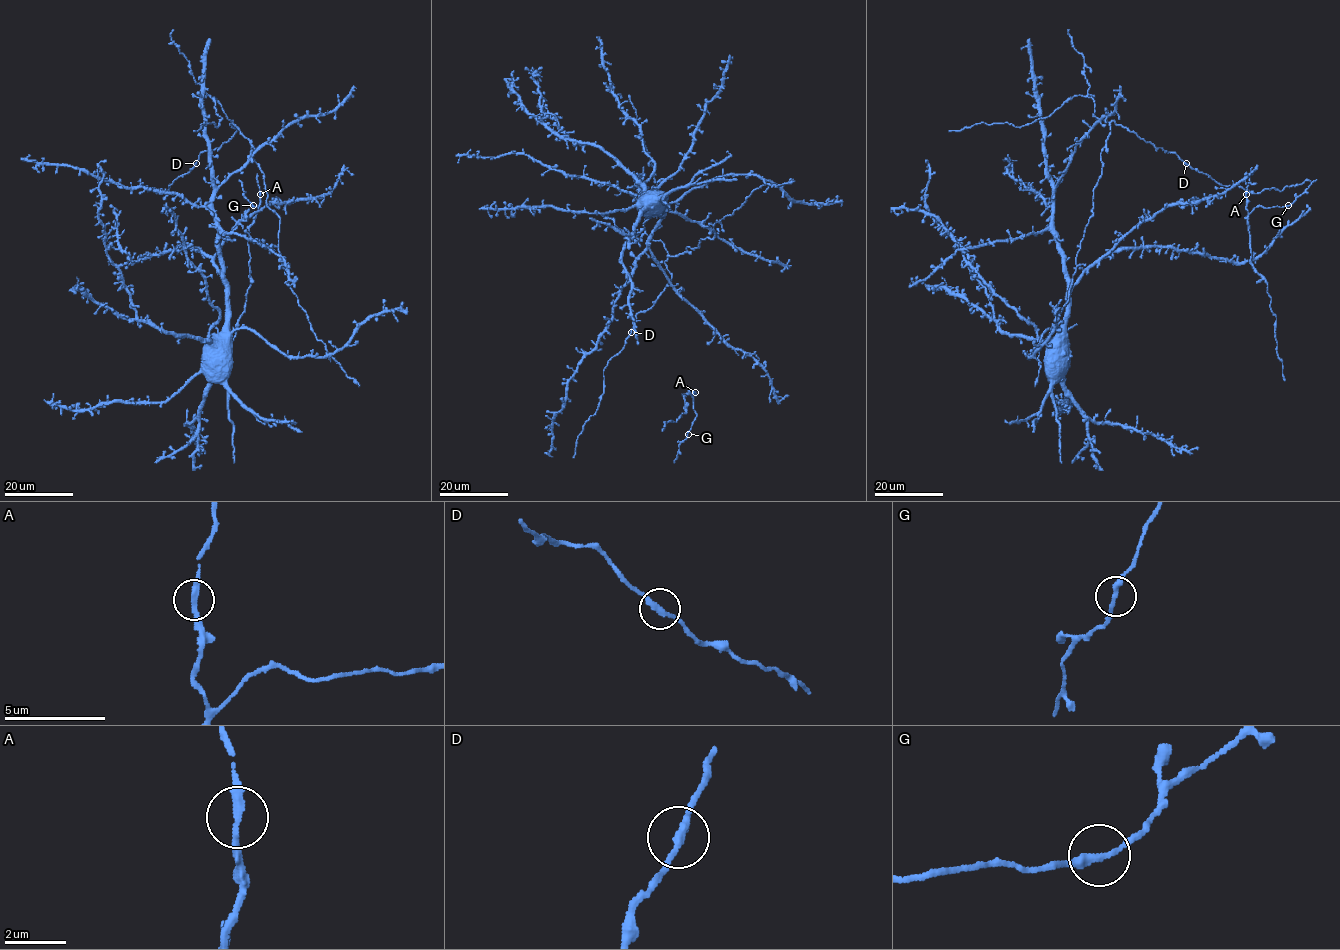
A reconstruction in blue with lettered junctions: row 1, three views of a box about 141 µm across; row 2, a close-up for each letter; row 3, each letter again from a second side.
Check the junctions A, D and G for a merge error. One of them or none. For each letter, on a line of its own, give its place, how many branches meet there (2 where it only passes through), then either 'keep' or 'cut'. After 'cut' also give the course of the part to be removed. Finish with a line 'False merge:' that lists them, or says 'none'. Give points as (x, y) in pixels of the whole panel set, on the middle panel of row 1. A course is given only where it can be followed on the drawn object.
A: place (695, 392); branches 2; keep
D: place (631, 332); branches 2; keep
G: place (688, 434); branches 2; keep
False merge: none

